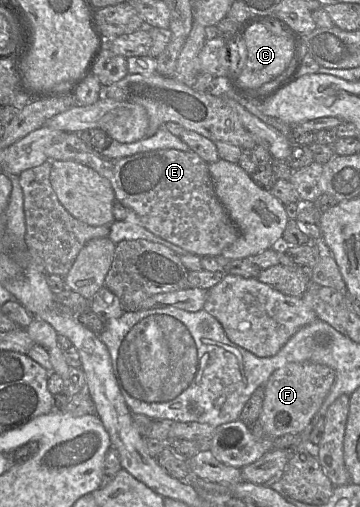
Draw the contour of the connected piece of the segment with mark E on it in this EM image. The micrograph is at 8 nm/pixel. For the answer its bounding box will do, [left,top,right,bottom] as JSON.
[47,133,240,257]

